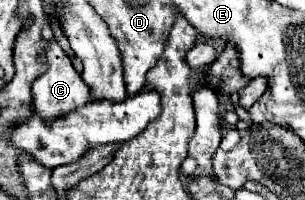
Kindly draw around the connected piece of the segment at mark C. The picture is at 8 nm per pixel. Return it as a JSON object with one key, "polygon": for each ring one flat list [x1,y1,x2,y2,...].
{"polygon":[[52,42,46,52,48,58,48,72,36,78,32,86,32,96,34,96,34,112,42,116,42,120,58,120,58,116,66,116,66,112,72,112,74,108,82,108,82,104,90,102,90,88,84,84,80,74,72,68,70,58,64,54,64,50]]}

